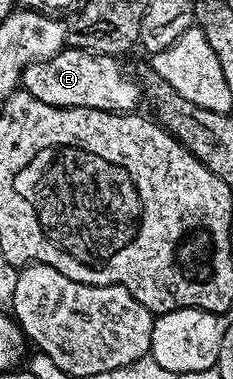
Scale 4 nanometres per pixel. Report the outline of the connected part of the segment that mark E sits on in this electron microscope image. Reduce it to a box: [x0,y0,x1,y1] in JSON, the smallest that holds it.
[21,47,141,113]

